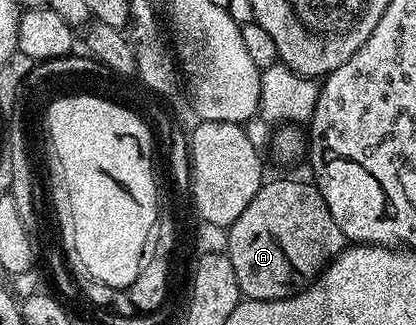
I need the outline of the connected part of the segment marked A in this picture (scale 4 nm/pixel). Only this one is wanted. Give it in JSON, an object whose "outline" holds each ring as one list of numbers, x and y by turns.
{"outline":[[268,179,259,193,245,206,241,218,226,229,225,254,233,262,233,274,237,274,237,286,248,300,284,300,287,296,307,287,324,267,331,263,345,247,341,226,333,222,329,206,314,183,302,184,299,180]]}

